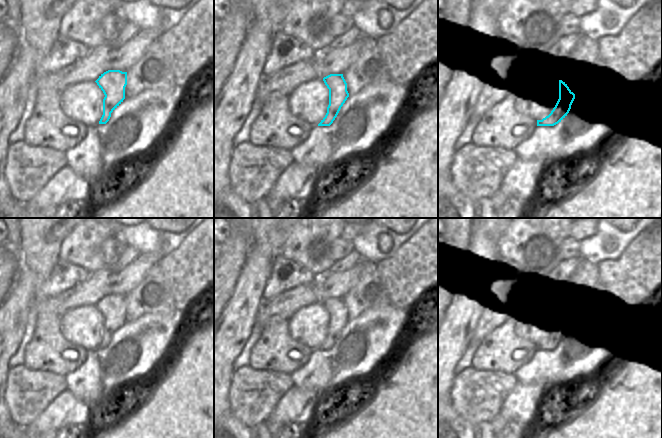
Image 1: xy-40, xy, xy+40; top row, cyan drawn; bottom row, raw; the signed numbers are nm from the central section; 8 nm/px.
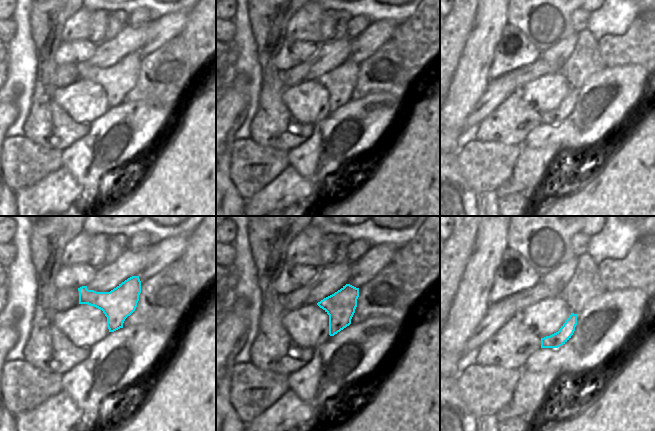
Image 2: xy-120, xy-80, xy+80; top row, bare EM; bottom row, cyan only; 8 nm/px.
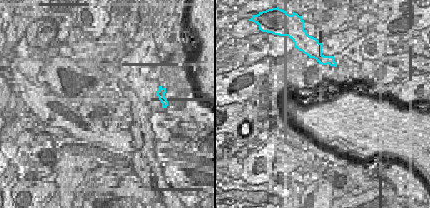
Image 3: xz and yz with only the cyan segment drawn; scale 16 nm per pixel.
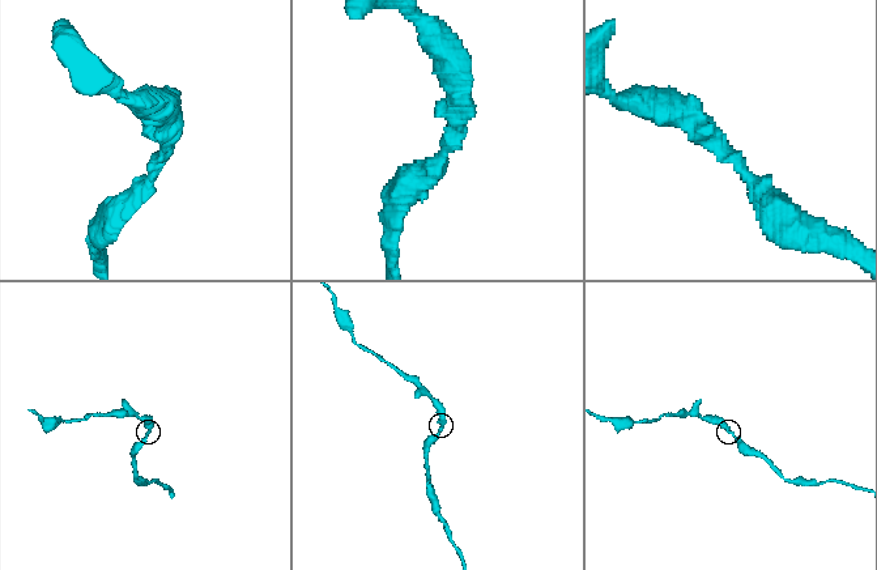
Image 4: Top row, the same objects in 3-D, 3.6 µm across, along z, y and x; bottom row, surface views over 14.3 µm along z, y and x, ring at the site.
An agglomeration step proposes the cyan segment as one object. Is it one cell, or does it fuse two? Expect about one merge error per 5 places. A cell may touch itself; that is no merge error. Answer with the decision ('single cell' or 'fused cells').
single cell

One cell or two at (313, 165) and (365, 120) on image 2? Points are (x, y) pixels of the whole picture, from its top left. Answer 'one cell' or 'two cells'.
one cell

